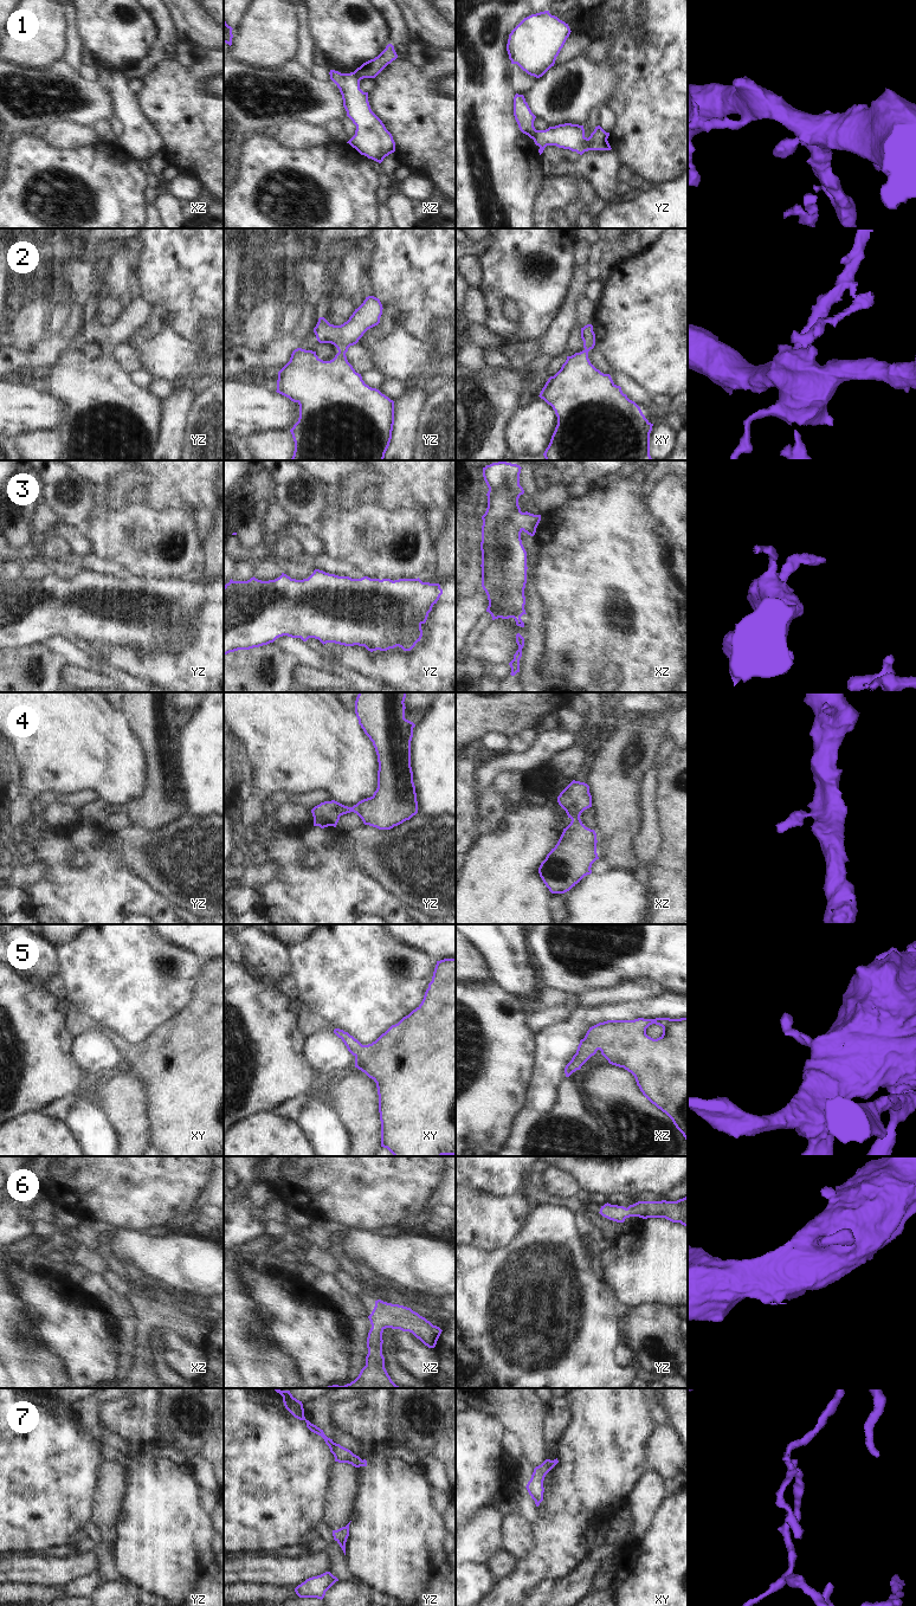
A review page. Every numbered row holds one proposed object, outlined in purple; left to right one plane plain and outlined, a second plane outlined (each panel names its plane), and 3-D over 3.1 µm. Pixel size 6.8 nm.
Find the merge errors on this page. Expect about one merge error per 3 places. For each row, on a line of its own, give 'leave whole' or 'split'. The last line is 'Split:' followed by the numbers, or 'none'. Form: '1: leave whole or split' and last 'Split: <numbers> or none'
1: split
2: leave whole
3: leave whole
4: leave whole
5: leave whole
6: leave whole
7: leave whole
Split: 1

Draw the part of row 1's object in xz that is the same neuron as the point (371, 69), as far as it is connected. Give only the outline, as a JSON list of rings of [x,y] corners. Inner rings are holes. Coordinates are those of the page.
[[[392,44],[374,59],[363,63],[354,71],[354,75],[361,80],[363,78],[375,78],[388,64],[398,58],[398,54]]]

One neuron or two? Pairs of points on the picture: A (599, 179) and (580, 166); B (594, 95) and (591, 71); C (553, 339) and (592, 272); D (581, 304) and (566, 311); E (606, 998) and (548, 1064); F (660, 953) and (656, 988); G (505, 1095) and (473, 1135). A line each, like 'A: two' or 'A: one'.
A: one
B: one
C: two
D: two
E: two
F: two
G: one

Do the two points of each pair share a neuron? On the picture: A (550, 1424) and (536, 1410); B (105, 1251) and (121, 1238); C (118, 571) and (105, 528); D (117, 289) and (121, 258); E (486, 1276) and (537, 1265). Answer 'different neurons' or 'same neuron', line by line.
A: different neurons
B: different neurons
C: different neurons
D: same neuron
E: same neuron

